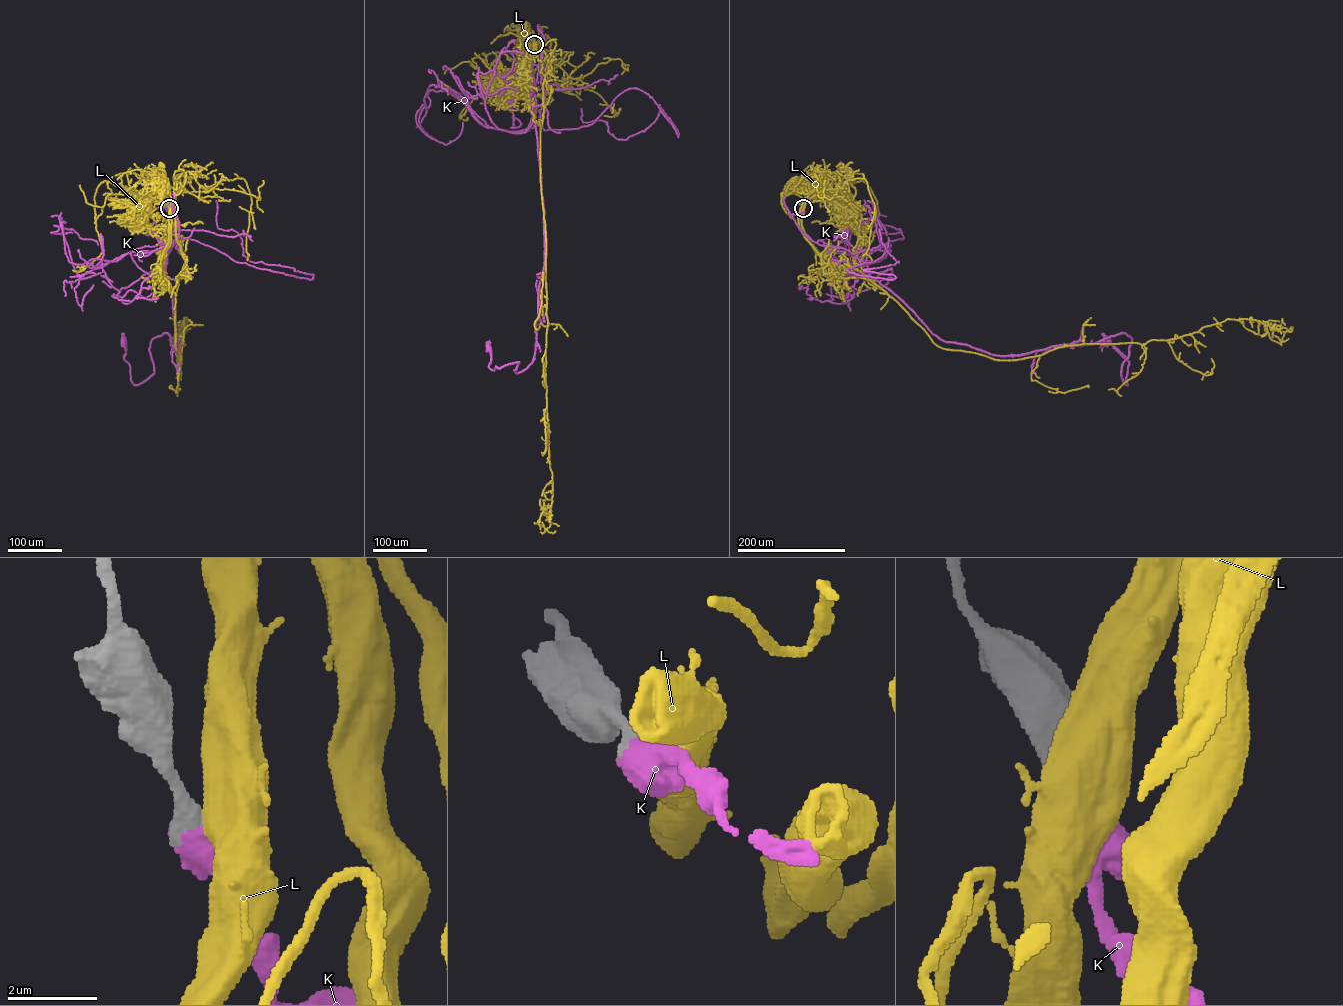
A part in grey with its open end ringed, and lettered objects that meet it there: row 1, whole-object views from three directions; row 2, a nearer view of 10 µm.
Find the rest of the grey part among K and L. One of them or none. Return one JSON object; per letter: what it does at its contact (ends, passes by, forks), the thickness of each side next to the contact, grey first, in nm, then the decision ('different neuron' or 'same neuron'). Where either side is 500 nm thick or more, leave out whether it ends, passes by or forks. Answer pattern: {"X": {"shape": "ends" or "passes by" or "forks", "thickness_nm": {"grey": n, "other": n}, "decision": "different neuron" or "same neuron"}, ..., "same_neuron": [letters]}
{"K": {"thickness_nm": {"grey": 600, "other": 700}, "decision": "same neuron"}, "L": {"thickness_nm": {"grey": 600, "other": 750}, "decision": "different neuron"}, "same_neuron": ["K"]}

